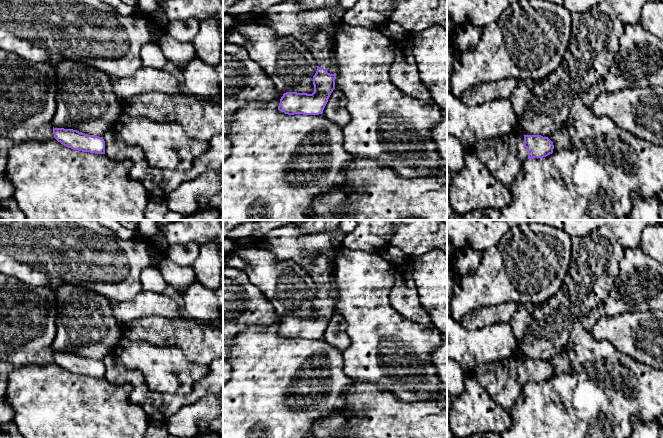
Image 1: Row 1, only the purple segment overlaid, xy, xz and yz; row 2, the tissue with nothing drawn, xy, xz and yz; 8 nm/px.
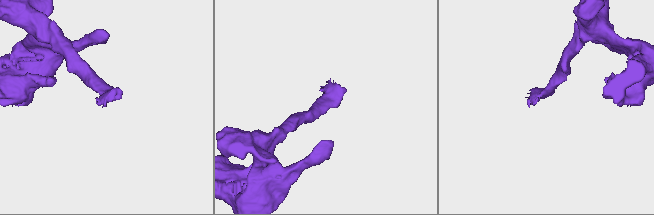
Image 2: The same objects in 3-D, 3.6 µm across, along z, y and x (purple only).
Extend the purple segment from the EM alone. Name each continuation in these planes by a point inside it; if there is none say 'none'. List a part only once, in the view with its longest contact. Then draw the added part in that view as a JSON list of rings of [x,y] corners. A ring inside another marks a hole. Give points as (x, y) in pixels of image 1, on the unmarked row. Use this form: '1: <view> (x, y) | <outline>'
1: yz (503, 380) | [[[516,356],[482,364],[473,373],[491,399],[507,411],[515,406],[524,385],[528,383],[524,359]]]

